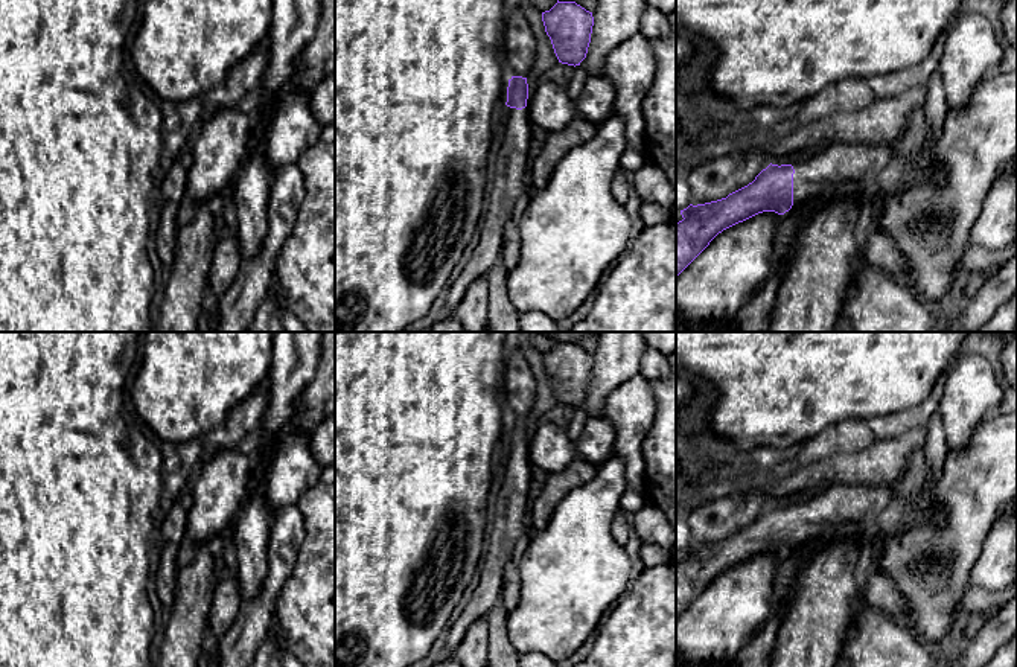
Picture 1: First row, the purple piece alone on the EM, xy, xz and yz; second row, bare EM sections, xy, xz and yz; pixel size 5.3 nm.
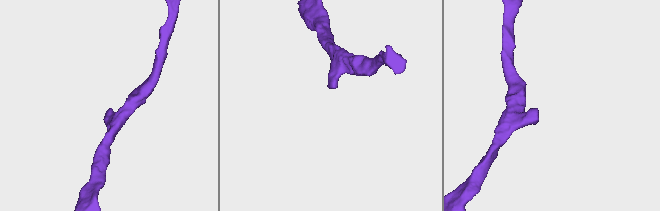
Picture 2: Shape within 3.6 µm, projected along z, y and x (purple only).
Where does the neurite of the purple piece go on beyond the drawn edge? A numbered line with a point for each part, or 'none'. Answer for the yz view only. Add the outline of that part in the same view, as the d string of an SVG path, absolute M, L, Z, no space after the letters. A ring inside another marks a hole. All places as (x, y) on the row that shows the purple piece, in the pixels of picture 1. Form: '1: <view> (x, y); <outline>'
1: yz (839, 163); M831 143L815 149L811 158L793 164L793 203L878 175L891 157L889 145Z

